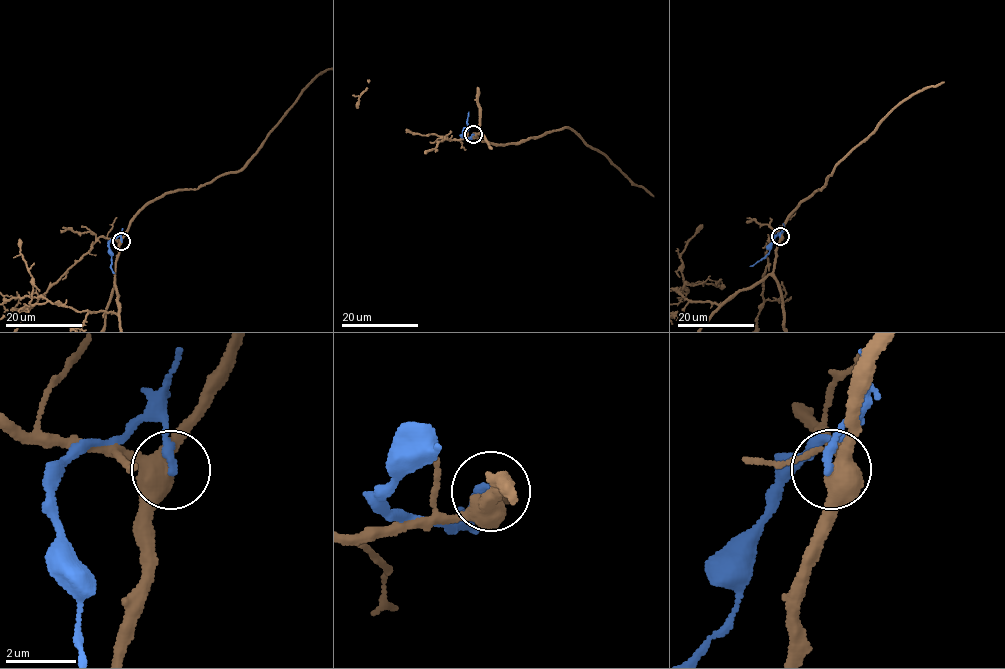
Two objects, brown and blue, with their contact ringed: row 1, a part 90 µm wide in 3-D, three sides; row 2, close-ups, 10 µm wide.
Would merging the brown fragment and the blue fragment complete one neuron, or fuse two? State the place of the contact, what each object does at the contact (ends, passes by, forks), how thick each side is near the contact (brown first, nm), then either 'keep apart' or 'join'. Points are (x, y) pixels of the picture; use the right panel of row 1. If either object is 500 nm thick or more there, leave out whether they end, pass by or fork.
at (780, 236); brown forks there; blue ends there; 440 nm thick on the brown side, 240 nm on the other; keep apart

